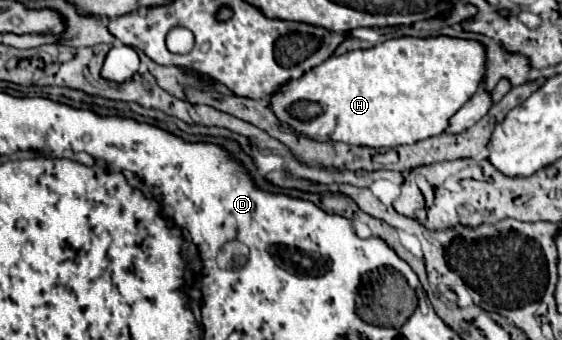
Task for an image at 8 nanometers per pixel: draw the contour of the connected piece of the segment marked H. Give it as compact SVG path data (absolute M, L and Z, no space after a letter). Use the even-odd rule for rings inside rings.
M394 37L378 43L370 49L348 51L344 55L334 55L320 63L318 67L304 73L300 79L290 81L278 93L272 95L270 103L276 117L282 123L292 125L296 131L304 133L316 141L342 141L350 145L366 147L398 147L406 143L416 143L448 129L448 121L460 105L464 105L482 85L486 77L486 47L476 39L460 37ZM296 101L318 103L322 113L310 121L302 121L292 115L290 107Z

